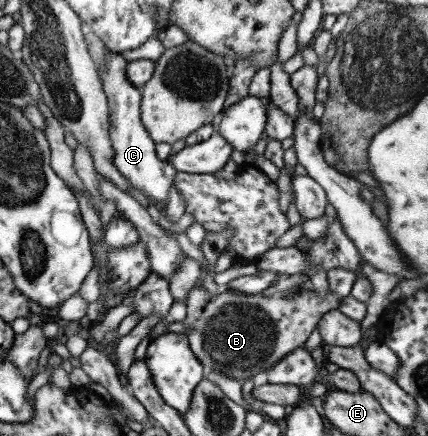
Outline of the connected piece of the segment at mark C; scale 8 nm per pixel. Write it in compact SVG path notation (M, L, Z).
M107 51L109 54L107 55L106 69L96 67L96 70L99 74L102 91L107 99L108 136L112 142L111 162L114 169L125 179L125 182L130 184L134 190L142 192L148 200L167 202L167 192L170 190L176 172L162 158L155 155L155 142L149 137L140 120L140 89L133 88L134 86L128 83L124 77L126 61L122 59L120 52Z

